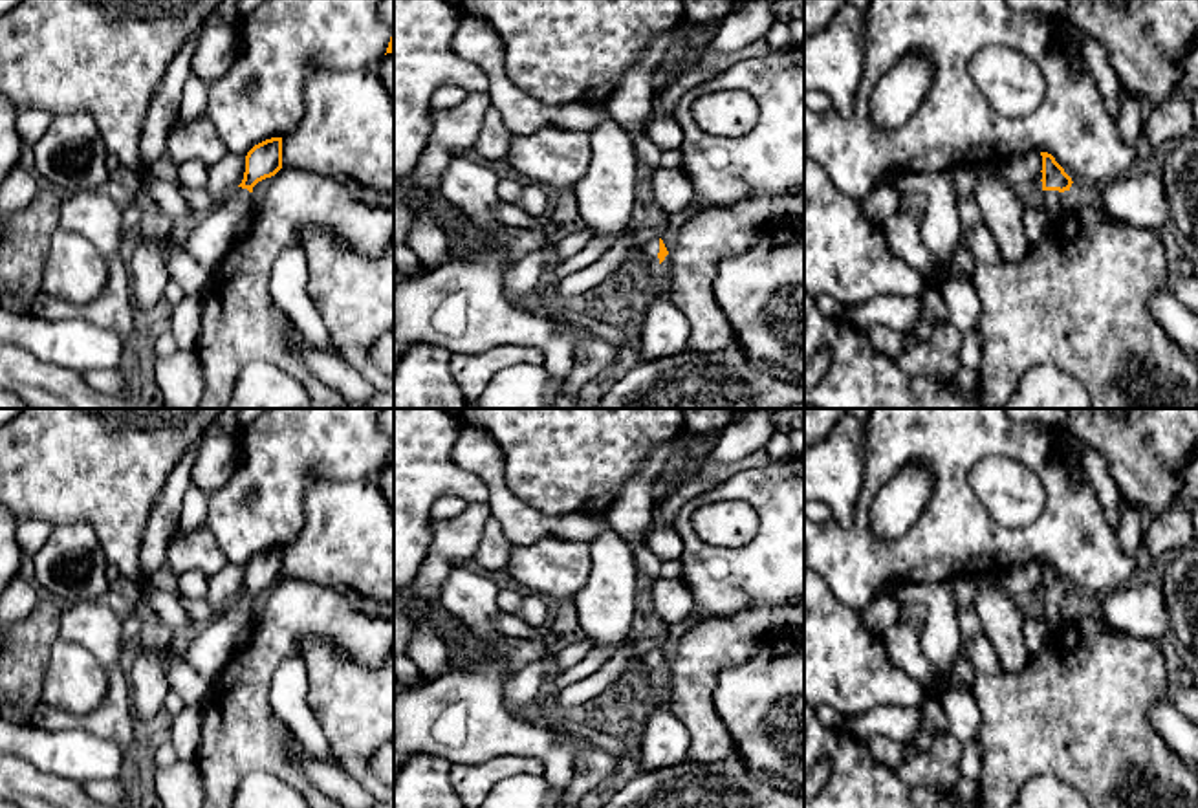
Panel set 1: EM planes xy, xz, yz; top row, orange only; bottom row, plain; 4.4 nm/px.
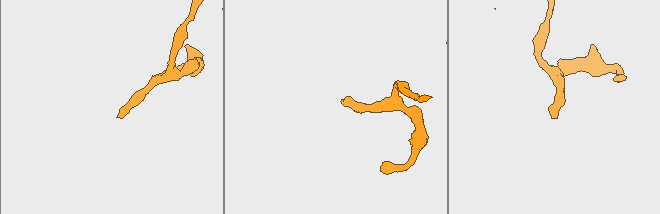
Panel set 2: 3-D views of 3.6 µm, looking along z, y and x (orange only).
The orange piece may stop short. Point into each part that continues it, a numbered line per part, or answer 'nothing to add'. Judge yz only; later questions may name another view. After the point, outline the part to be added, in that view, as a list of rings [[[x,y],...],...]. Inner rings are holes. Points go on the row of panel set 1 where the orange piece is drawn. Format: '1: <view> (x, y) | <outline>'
1: yz (1054, 202) | [[[1042,191],[1042,205],[1050,222],[1057,222],[1064,214],[1070,198],[1070,191]]]

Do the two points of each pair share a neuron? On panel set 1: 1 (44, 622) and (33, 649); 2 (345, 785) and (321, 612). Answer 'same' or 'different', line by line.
1: same
2: different

